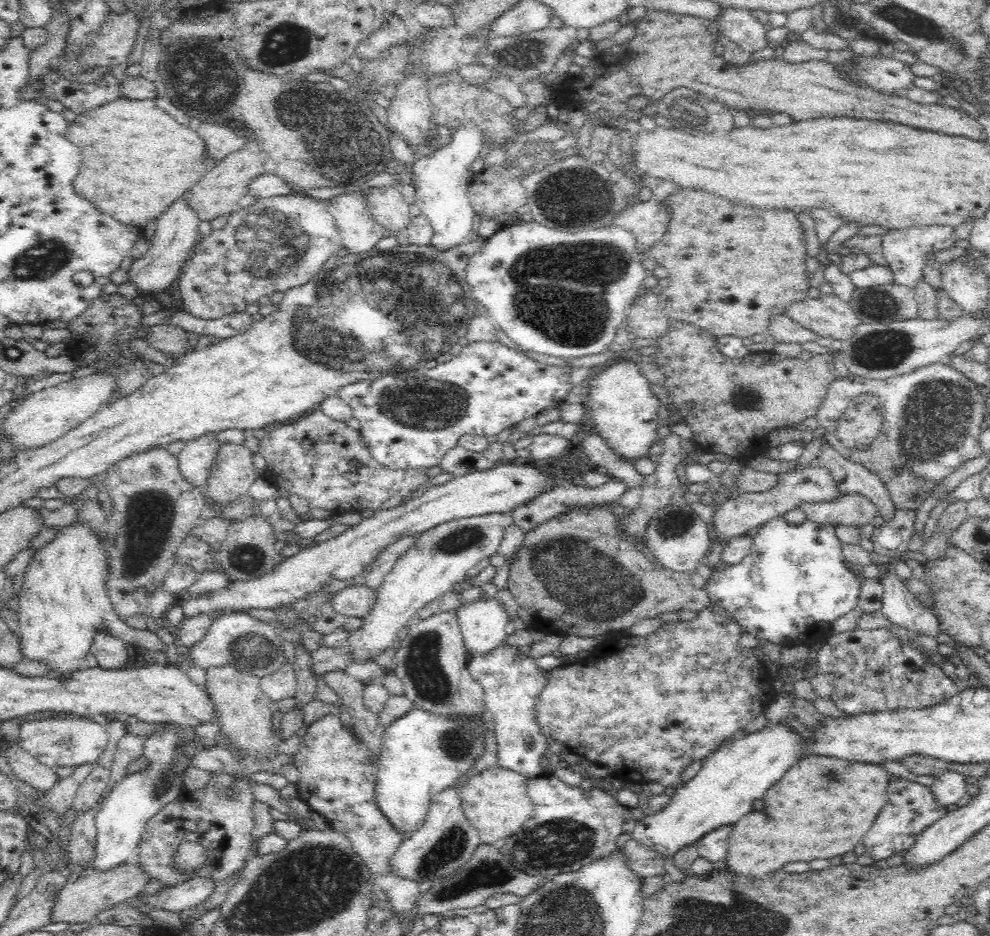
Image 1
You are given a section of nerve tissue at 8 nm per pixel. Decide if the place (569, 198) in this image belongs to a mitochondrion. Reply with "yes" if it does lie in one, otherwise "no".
yes

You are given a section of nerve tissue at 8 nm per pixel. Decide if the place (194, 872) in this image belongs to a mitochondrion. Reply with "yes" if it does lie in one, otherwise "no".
no

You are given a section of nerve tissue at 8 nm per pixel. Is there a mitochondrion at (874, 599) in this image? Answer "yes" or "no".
no

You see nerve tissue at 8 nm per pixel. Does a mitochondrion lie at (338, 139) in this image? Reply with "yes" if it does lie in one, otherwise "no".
yes

